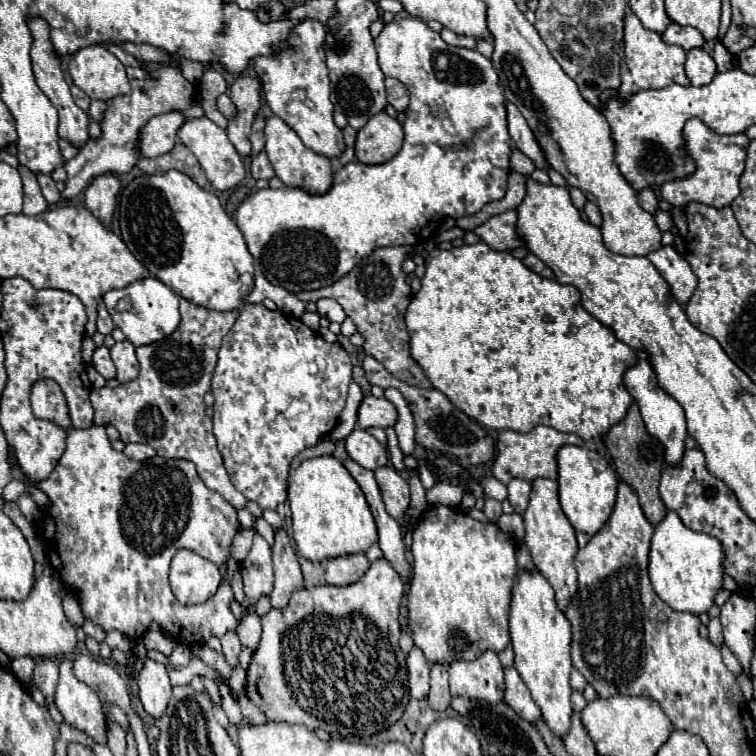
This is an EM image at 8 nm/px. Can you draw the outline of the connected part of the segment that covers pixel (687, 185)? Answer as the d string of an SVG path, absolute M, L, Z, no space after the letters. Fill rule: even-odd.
M692 118L684 126L684 138L686 138L688 154L696 160L696 172L692 176L688 176L688 178L662 184L660 186L660 196L666 202L670 202L672 206L686 206L692 200L714 206L714 208L730 206L732 200L740 194L738 180L740 180L740 174L744 172L746 150L748 150L748 144L750 144L746 134L722 136L722 134L712 132L700 120Z

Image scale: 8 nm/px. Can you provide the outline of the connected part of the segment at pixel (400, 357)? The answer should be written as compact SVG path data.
M388 246L374 250L368 258L364 258L352 272L348 272L344 278L334 282L332 286L302 292L298 294L300 300L320 300L320 298L334 298L342 304L348 318L354 320L358 332L364 336L364 352L374 356L384 364L384 368L396 376L398 380L418 386L418 388L430 388L430 380L418 366L418 362L410 354L410 334L406 332L404 314L412 300L410 286L406 284L406 274L402 270L402 262L412 256L412 246Z

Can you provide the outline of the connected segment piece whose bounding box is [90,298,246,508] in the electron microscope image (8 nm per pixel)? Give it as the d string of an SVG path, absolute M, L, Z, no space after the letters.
M180 298L180 316L180 326L168 338L136 348L140 360L140 374L136 380L118 388L104 386L90 392L94 424L112 424L120 432L122 442L148 444L164 458L192 460L208 488L220 492L234 508L244 508L246 498L236 490L224 468L212 432L212 418L206 414L204 404L204 394L210 390L210 380L218 360L220 342L232 328L238 312L216 312Z

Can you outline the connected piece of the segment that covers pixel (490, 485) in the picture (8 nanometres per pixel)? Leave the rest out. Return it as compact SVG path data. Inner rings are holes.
M486 476L486 478L482 478L482 480L480 480L480 484L482 484L482 488L484 488L486 496L492 496L492 498L496 498L498 502L506 500L506 496L508 496L508 492L506 492L506 486L504 486L500 480L496 480L494 476Z

